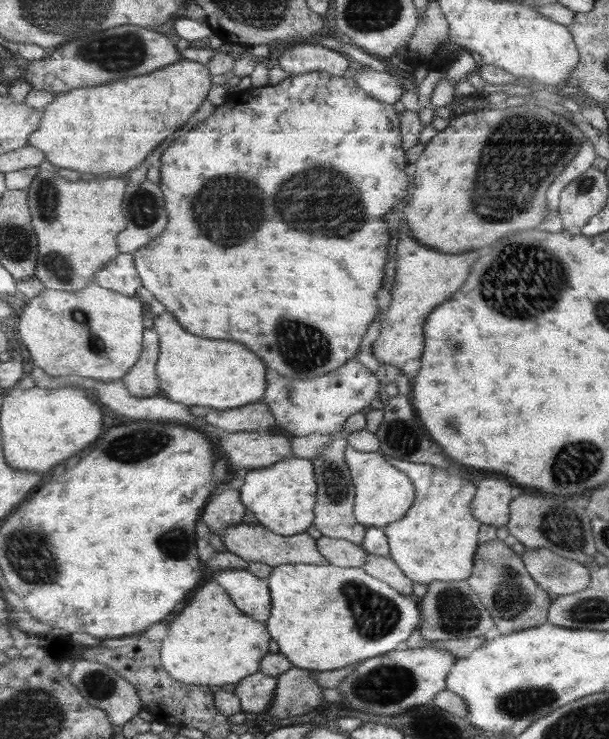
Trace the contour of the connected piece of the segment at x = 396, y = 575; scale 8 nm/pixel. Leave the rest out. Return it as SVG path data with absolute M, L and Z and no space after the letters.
M369 553L367 563L362 567L371 576L386 581L392 588L403 593L403 596L413 597L413 580L408 578L391 556L381 557Z

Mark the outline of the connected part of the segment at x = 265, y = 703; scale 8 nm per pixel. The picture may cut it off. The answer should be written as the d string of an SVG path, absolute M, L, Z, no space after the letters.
M259 671L247 676L247 680L240 680L234 692L241 699L243 712L252 716L257 712L267 712L275 698L277 685L278 677Z

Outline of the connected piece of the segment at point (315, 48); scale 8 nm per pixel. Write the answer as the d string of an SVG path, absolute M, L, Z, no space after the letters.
M315 41L295 44L281 55L278 66L291 75L325 71L331 76L345 77L351 73L349 60L343 53L329 50Z

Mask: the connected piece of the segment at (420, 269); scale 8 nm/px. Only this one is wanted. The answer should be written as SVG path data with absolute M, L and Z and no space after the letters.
M401 232L399 264L397 267L397 284L393 289L392 305L387 317L380 325L380 334L372 344L372 354L381 364L387 363L397 368L403 368L407 360L421 359L426 348L426 326L431 312L440 304L454 298L462 288L471 272L473 262L479 258L479 252L465 254L441 254L409 234Z

